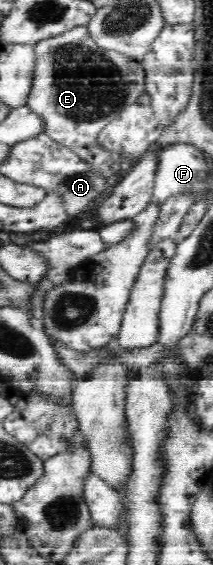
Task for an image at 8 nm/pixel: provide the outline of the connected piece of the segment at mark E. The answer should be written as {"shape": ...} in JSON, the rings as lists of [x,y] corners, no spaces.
{"shape":[[[83,25],[42,40],[36,46],[36,55],[33,88],[26,104],[45,118],[43,131],[53,141],[93,164],[103,176],[111,176],[111,165],[121,162],[123,156],[103,148],[98,143],[99,133],[120,110],[146,92],[142,62],[100,47]]]}

